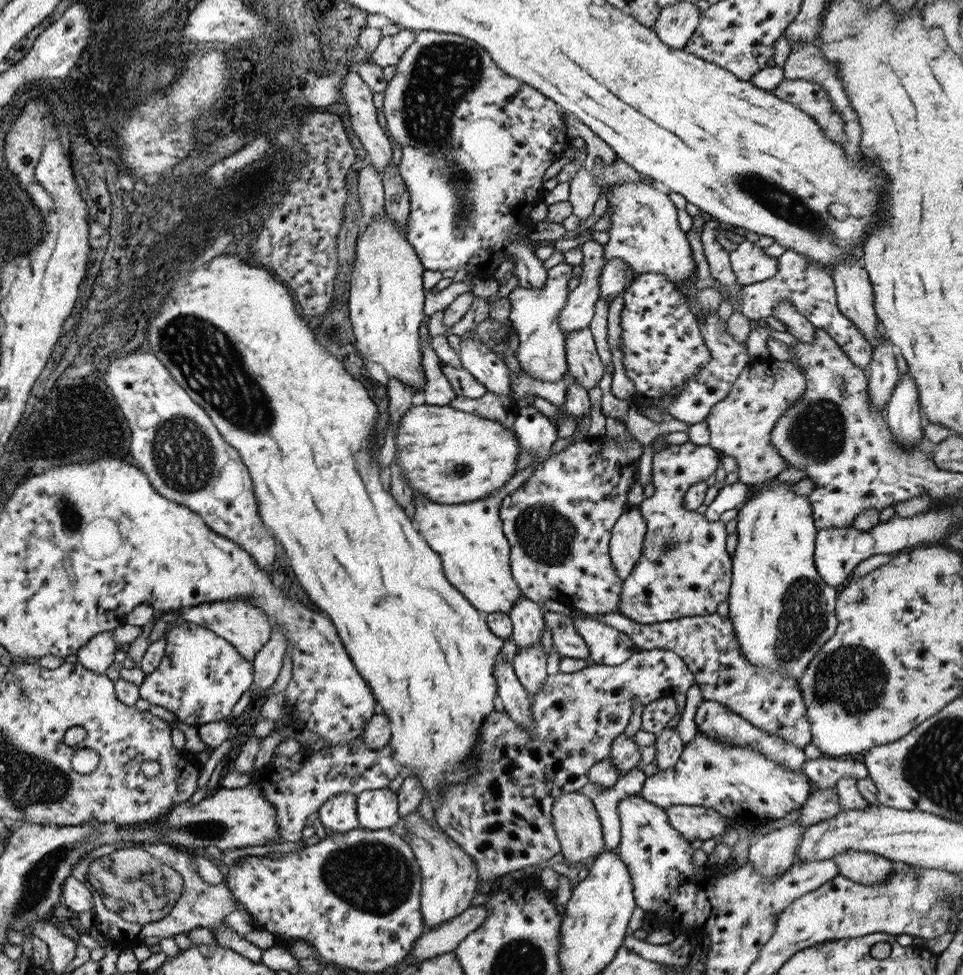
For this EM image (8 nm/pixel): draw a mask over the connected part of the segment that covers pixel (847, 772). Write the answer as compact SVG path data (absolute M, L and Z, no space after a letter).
M819 756L817 759L805 759L802 762L802 771L807 775L815 789L825 790L835 786L843 777L857 779L868 776L866 766L859 758L836 760Z

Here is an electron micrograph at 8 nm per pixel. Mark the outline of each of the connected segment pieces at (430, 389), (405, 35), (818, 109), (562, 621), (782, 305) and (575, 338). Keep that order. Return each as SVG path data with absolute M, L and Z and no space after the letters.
M420 324L417 329L420 341L421 360L425 384L422 387L426 405L443 406L456 397L447 378L443 376L438 366L438 356L431 346L427 345L428 331L426 324Z
M401 29L392 36L384 36L378 39L373 50L368 54L371 63L380 66L393 66L399 62L399 57L403 51L412 43L415 31Z
M781 80L770 94L783 102L791 104L810 116L829 141L843 147L847 136L843 134L843 119L833 110L827 94L813 82L807 80Z
M545 610L543 622L550 630L553 648L557 651L559 658L573 657L584 660L587 666L590 664L587 645L576 633L571 618Z
M779 301L773 305L771 316L785 326L799 343L810 343L814 335L814 326L789 302Z
M585 327L565 334L564 351L566 374L574 378L574 385L583 387L587 392L598 383L604 370L591 331Z

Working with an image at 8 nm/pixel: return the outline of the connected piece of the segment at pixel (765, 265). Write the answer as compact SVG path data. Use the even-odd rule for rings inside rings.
M757 242L738 243L735 251L725 253L730 260L732 273L742 285L755 284L771 278L778 270L776 257L768 256L759 249Z

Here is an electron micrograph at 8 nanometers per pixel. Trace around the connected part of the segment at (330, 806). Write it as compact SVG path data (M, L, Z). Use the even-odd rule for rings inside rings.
M339 793L326 800L317 812L323 827L335 832L357 828L356 795Z

